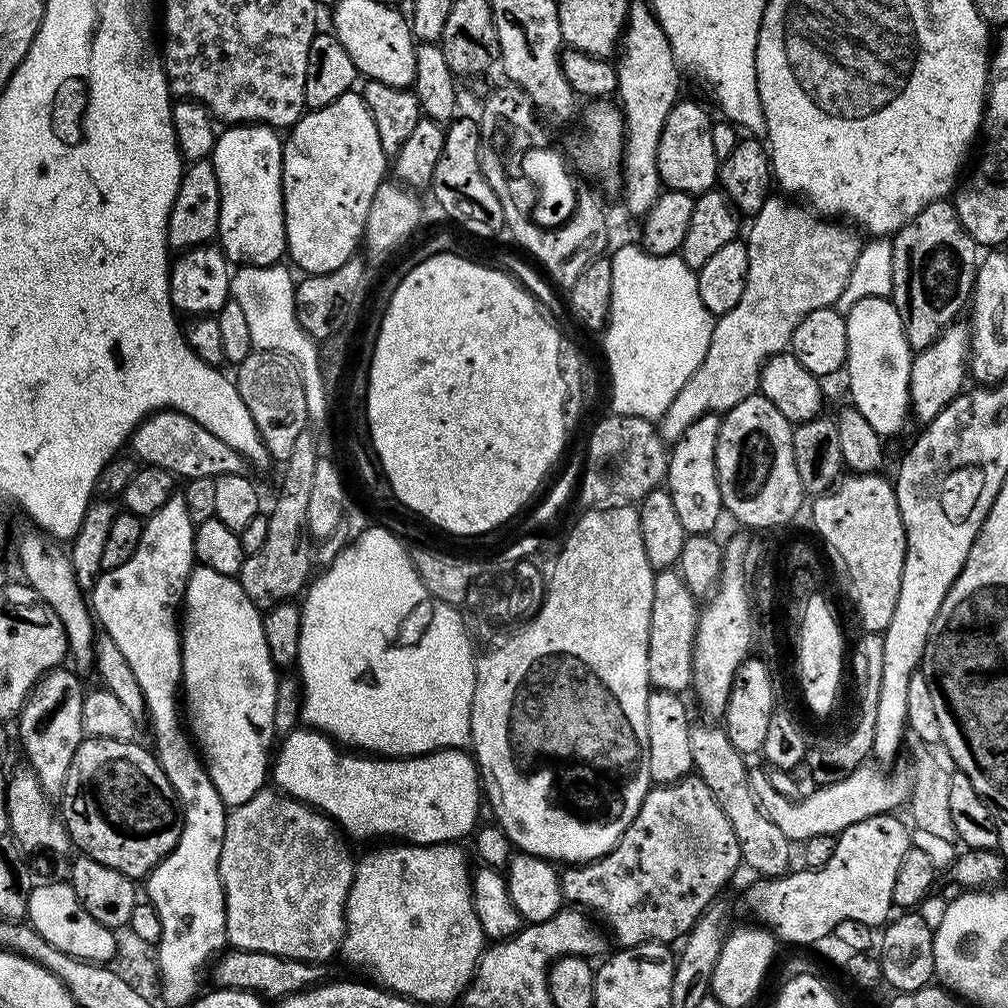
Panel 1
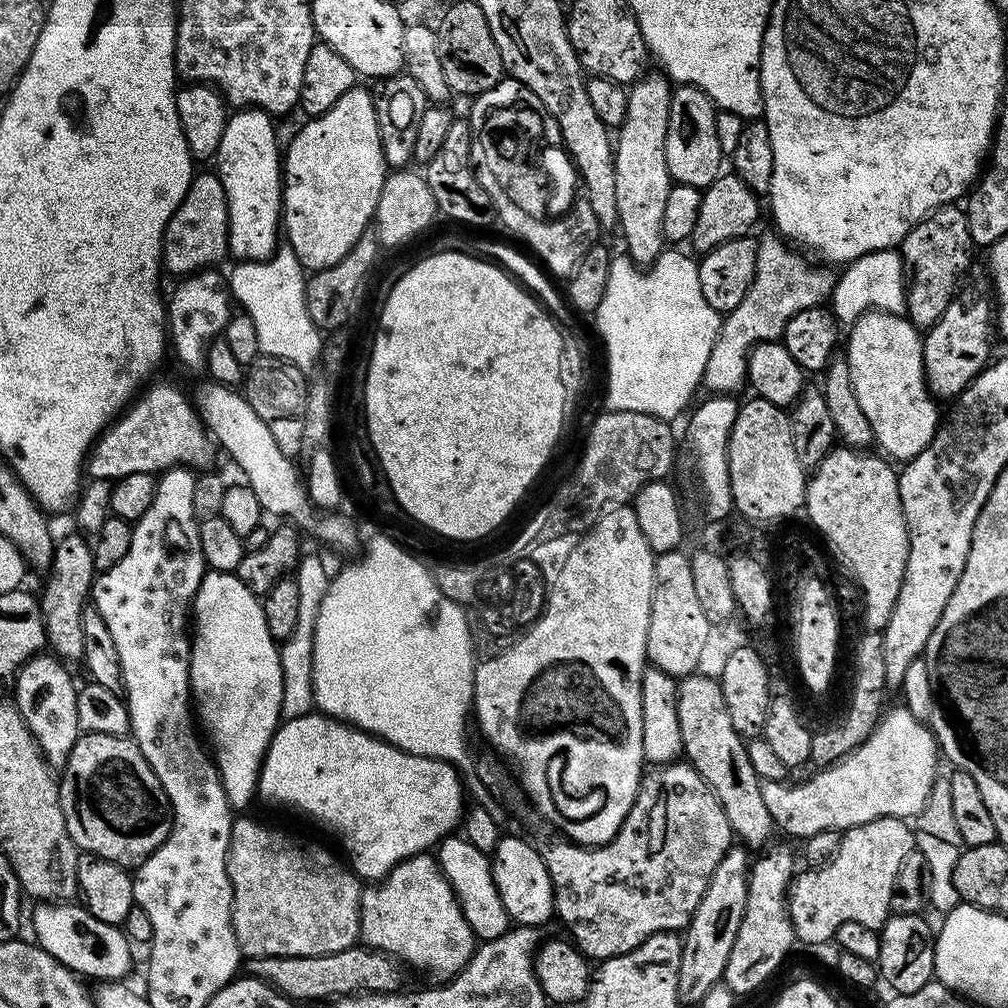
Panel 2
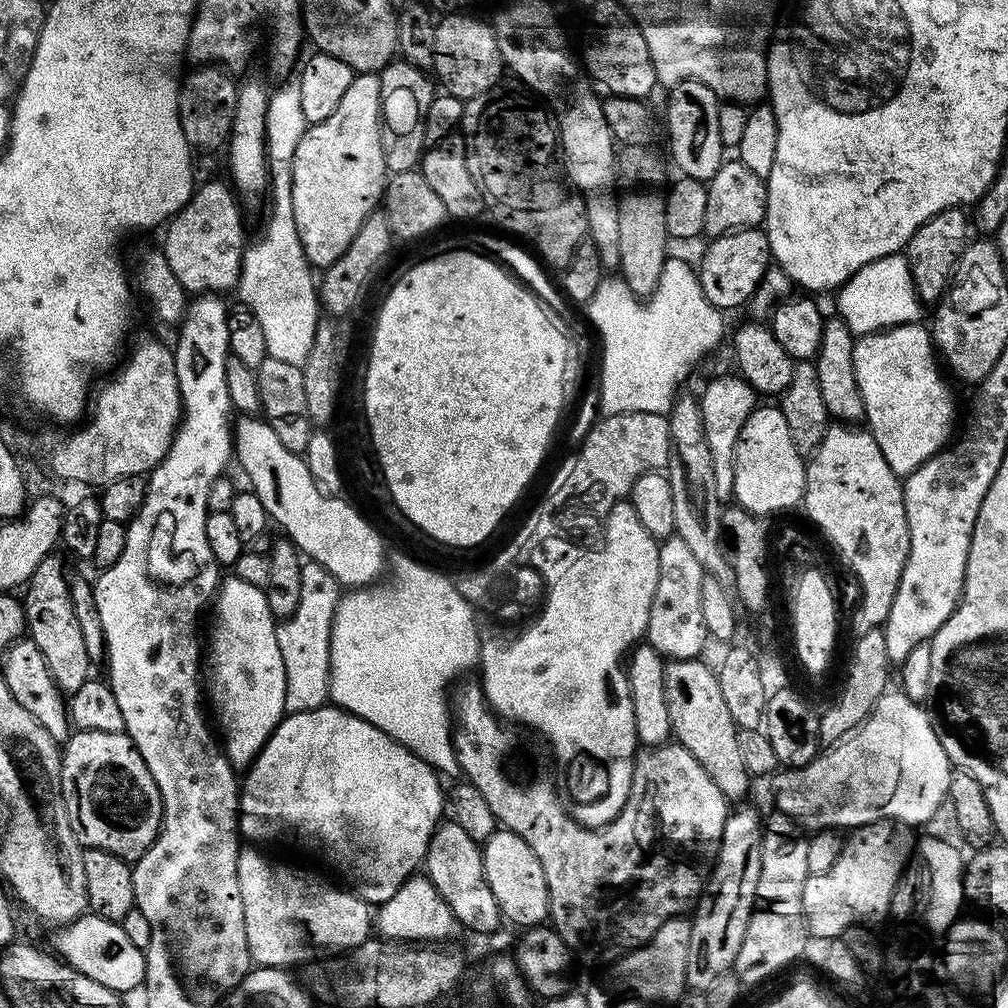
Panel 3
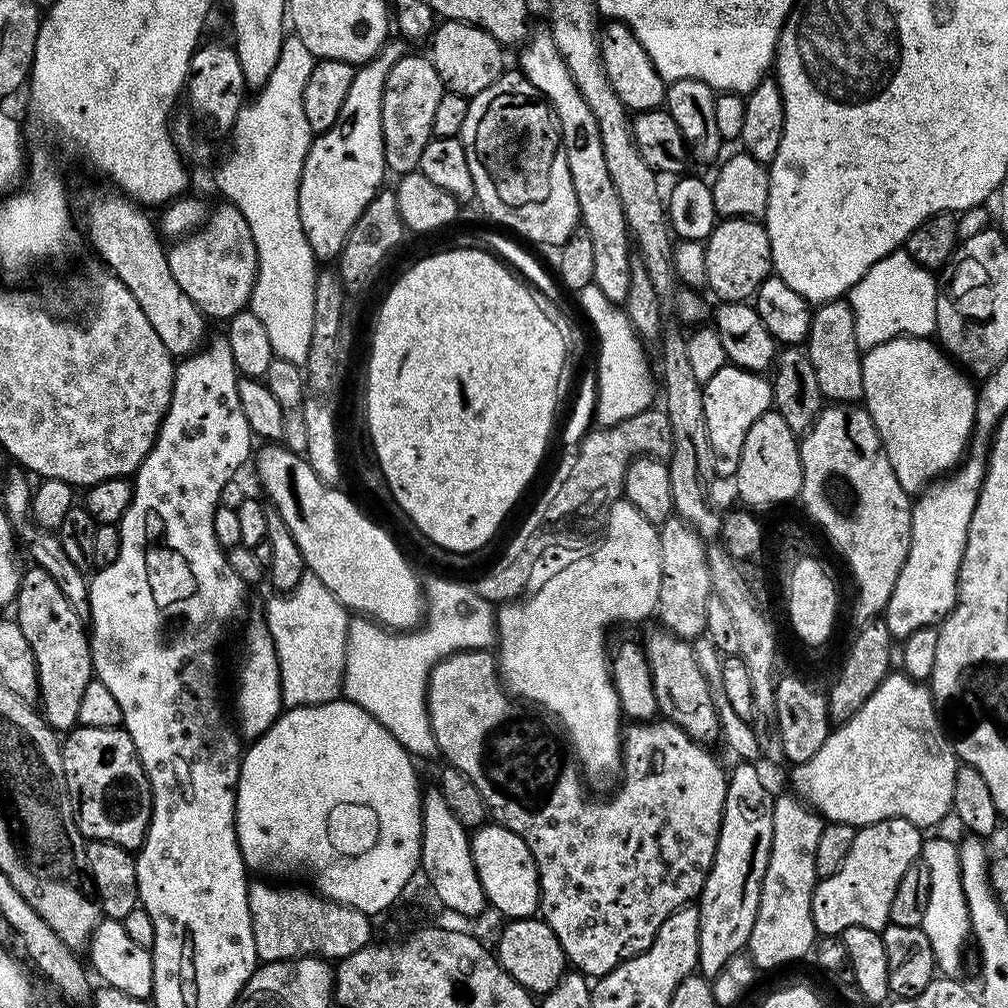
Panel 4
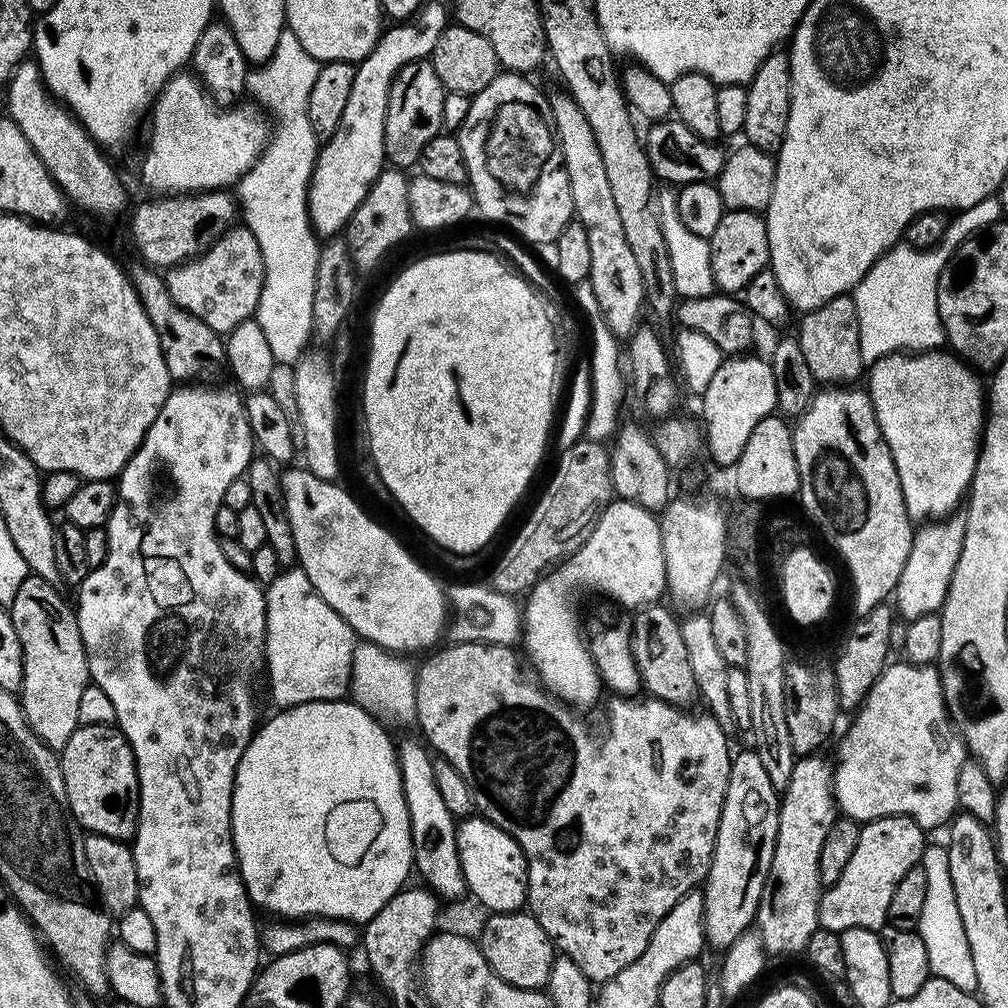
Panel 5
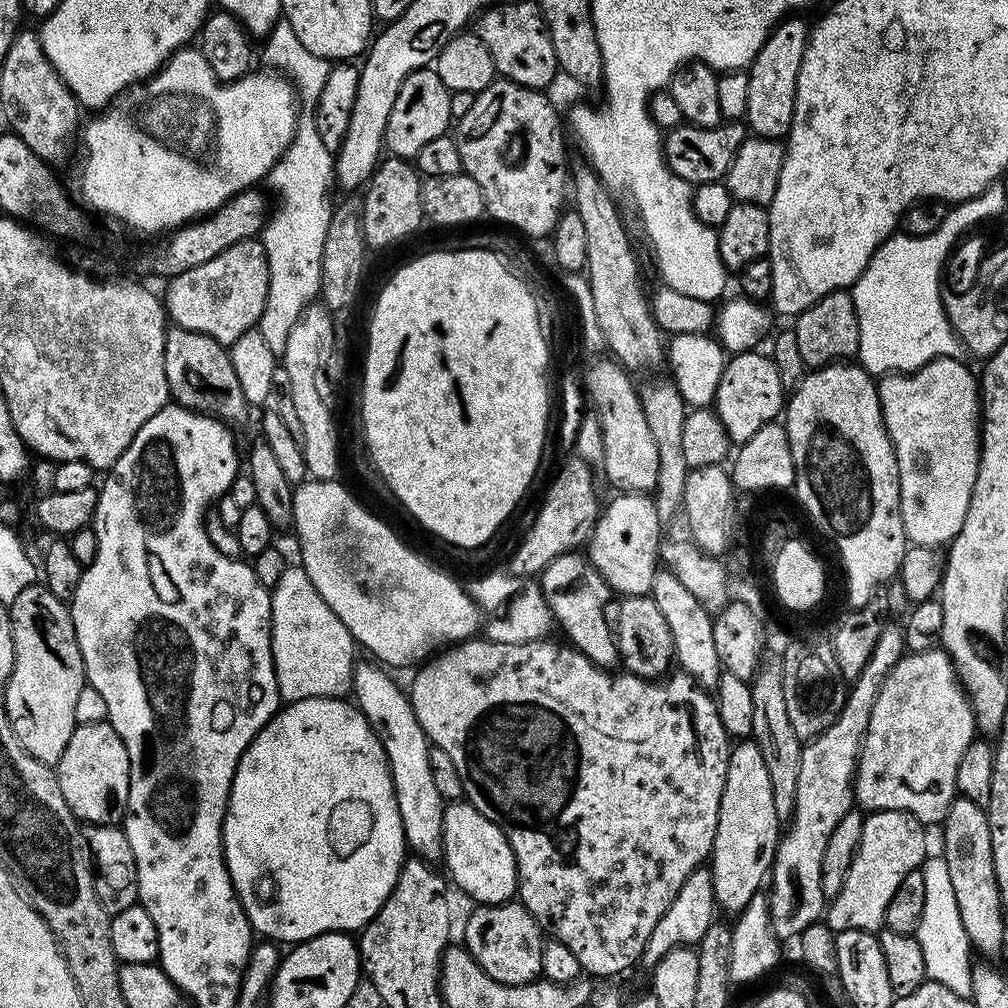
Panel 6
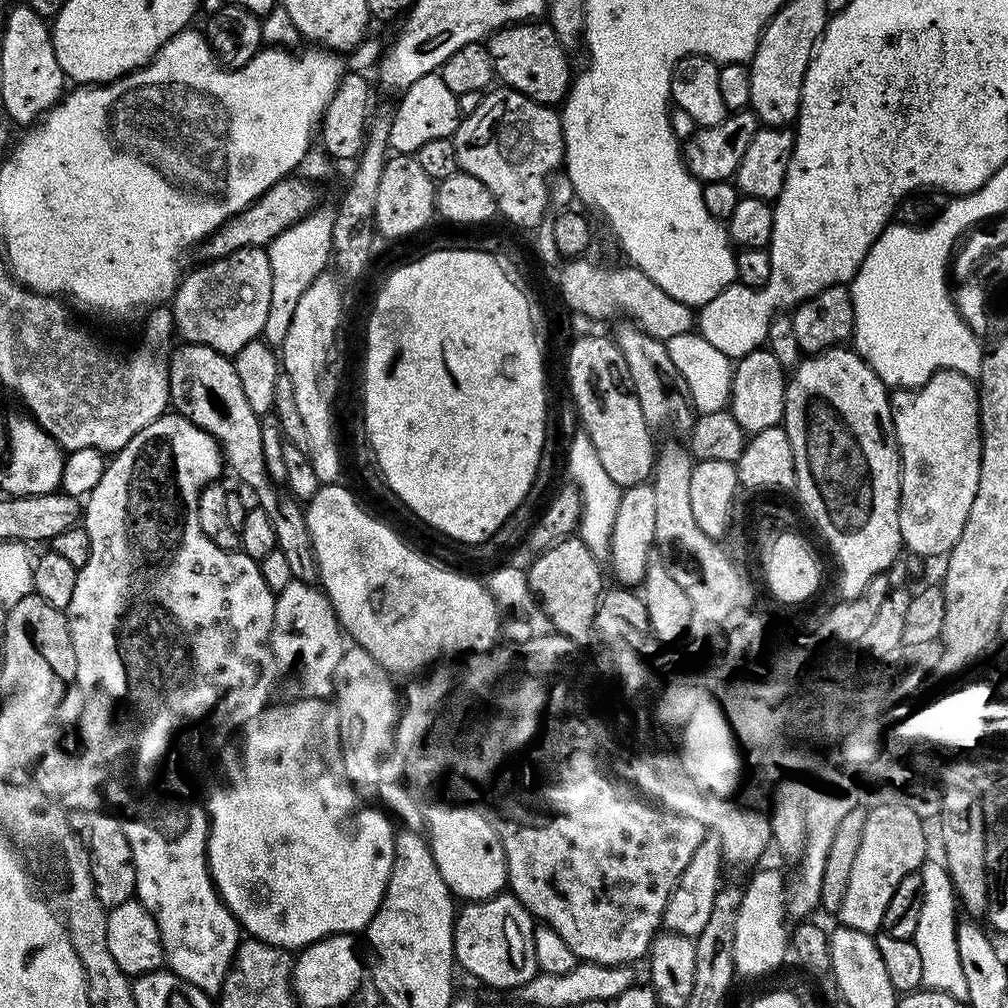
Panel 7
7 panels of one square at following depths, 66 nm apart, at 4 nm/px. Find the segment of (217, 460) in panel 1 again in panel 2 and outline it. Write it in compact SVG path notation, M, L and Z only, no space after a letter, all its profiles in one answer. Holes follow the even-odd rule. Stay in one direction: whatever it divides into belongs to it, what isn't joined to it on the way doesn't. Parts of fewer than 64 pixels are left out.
M155 384L145 387L127 409L101 432L100 439L92 445L86 457L89 477L115 482L126 474L160 474L177 466L193 470L213 467L213 441L189 397L187 400L172 384Z

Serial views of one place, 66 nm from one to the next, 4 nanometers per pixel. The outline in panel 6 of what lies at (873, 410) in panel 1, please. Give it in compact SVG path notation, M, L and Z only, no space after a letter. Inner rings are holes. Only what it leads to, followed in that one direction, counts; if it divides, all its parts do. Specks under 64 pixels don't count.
M940 356L936 360L930 361L928 364L924 364L918 370L914 370L913 372L889 372L887 376L879 377L878 387L880 389L880 405L882 406L882 414L884 415L884 425L886 426L886 430L890 434L890 438L892 439L892 444L896 448L896 457L898 458L898 474L900 475L900 513L902 514L902 526L904 527L904 533L907 534L909 541L913 545L922 547L922 548L931 548L937 549L941 544L941 546L947 546L951 544L954 537L958 534L958 530L962 530L962 522L966 522L966 510L970 506L970 498L972 497L972 491L974 490L974 482L976 481L976 475L979 470L979 462L980 462L980 451L981 451L981 441L982 441L982 388L978 383L978 376L971 372L970 369L967 368L966 365L963 364L963 359L953 358L950 356Z

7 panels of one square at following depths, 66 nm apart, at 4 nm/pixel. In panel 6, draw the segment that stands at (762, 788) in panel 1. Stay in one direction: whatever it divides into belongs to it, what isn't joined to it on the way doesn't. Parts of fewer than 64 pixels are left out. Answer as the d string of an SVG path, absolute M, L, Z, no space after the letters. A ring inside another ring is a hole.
M931 648L922 653L907 653L890 670L888 676L883 680L880 688L876 690L874 701L872 701L871 714L869 716L869 726L862 741L860 754L857 761L853 783L853 795L857 805L865 811L881 812L886 809L898 809L911 813L918 818L921 824L931 826L931 824L941 823L945 814L948 813L949 806L956 798L957 768L961 764L962 755L972 744L976 736L975 716L972 712L971 703L967 693L958 681L956 670L952 660L942 648Z

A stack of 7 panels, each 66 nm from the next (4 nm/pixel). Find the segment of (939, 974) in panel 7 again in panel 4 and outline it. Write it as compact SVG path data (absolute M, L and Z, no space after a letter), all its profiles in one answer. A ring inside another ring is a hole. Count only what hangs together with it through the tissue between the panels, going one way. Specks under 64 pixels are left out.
M932 834L922 844L922 858L930 870L930 898L926 902L926 915L923 916L920 927L923 928L926 938L930 938L930 946L934 946L936 967L945 977L956 978L961 974L960 967L964 964L964 943L969 943L970 929L968 926L968 903L966 894L962 894L962 874L958 866L958 847L951 844L937 834Z

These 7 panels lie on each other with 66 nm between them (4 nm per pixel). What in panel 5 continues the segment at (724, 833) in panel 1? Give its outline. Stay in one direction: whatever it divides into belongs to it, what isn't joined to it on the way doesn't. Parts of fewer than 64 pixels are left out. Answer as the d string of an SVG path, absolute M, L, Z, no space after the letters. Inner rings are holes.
M462 640L449 643L449 648L437 647L431 653L433 656L421 668L415 669L415 723L420 724L421 730L424 731L423 739L433 749L436 747L440 751L437 753L443 759L449 760L454 770L462 774L462 778L466 778L466 786L470 786L475 811L494 826L509 832L518 842L518 846L522 846L522 854L528 863L527 911L531 912L538 926L546 930L557 953L571 958L574 966L578 966L578 970L582 970L582 974L586 974L586 978L592 981L593 985L599 986L614 978L618 970L626 970L630 962L642 958L642 950L650 946L650 938L654 930L658 930L658 922L662 922L662 918L666 918L666 914L670 914L670 910L674 910L674 906L678 906L678 902L686 898L686 894L697 891L707 880L714 858L726 786L730 782L733 758L733 753L728 752L730 740L725 736L722 726L718 726L716 719L707 714L695 716L694 713L688 712L692 710L685 710L655 698L612 698L608 704L608 733L596 748L596 740L592 737L591 730L580 721L581 713L573 710L564 701L557 700L547 688L537 683L526 671L521 653L517 649L516 653L514 649L500 643Z

